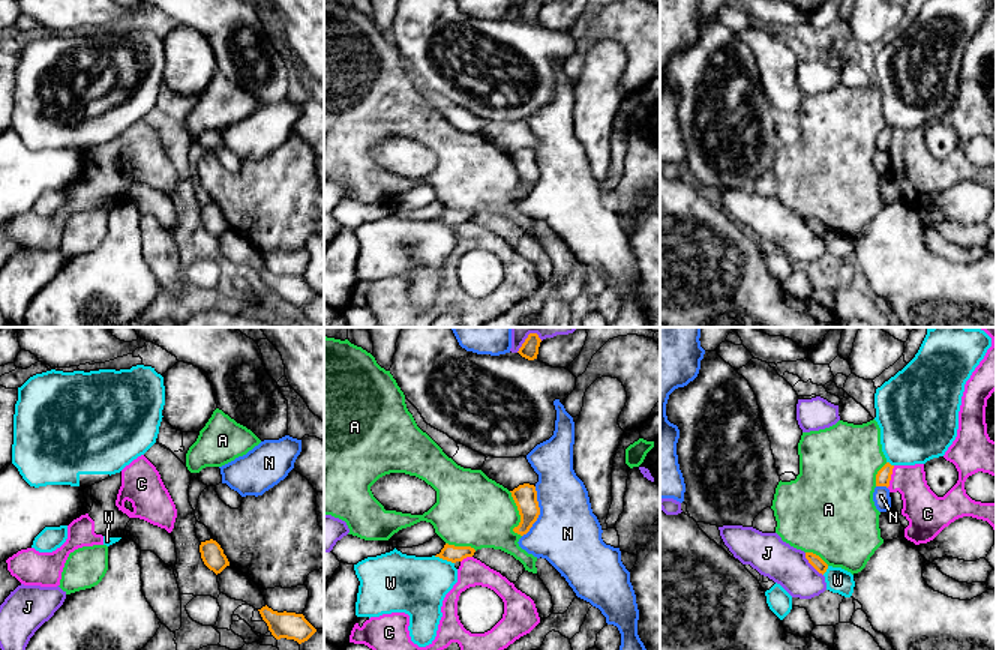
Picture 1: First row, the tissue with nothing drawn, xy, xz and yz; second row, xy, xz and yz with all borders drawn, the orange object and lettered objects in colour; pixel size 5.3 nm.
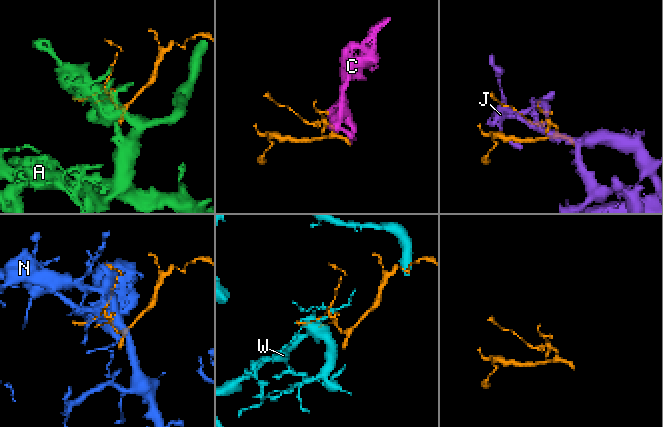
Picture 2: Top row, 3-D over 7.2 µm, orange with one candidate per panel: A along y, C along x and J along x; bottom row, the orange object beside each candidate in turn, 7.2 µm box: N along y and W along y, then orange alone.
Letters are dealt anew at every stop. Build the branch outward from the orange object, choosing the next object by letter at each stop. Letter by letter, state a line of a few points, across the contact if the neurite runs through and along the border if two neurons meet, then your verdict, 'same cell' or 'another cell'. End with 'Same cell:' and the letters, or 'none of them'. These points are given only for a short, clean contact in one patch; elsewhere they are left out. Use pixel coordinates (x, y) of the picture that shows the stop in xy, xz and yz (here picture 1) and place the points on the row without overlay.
A: another cell
C: another cell
J: another cell
N: another cell
W: another cell
Same cell: none of them

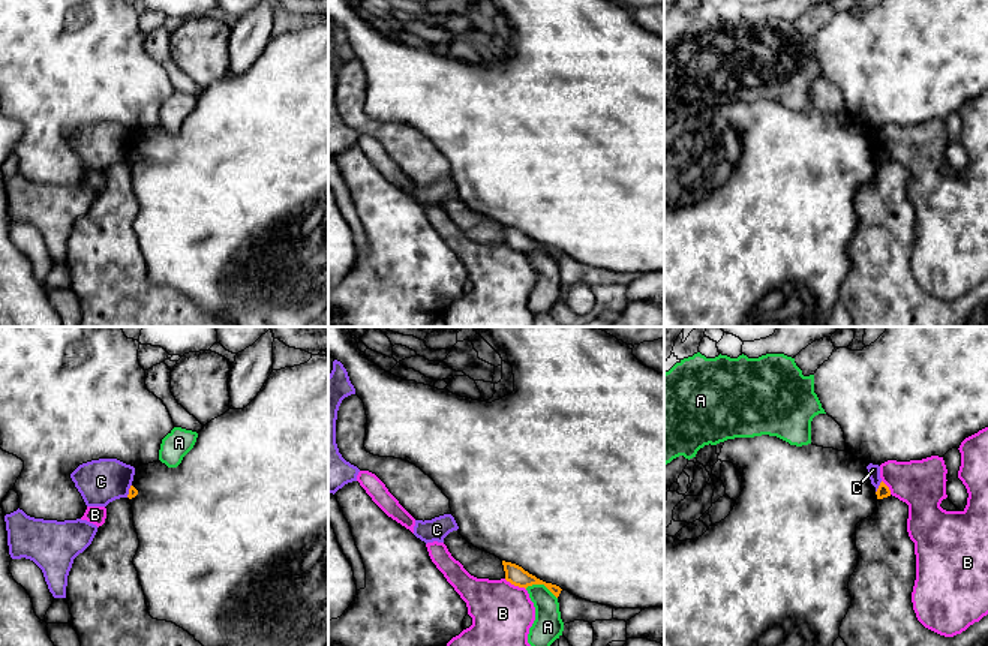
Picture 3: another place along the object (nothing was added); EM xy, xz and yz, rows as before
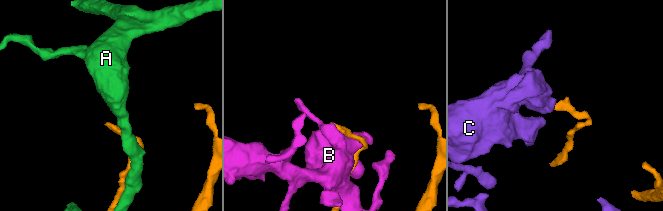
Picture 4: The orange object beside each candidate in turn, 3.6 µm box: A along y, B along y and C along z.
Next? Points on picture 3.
A: another cell
B: another cell
C: line yz (882, 146), (876, 156); another cell
Same cell: none of them

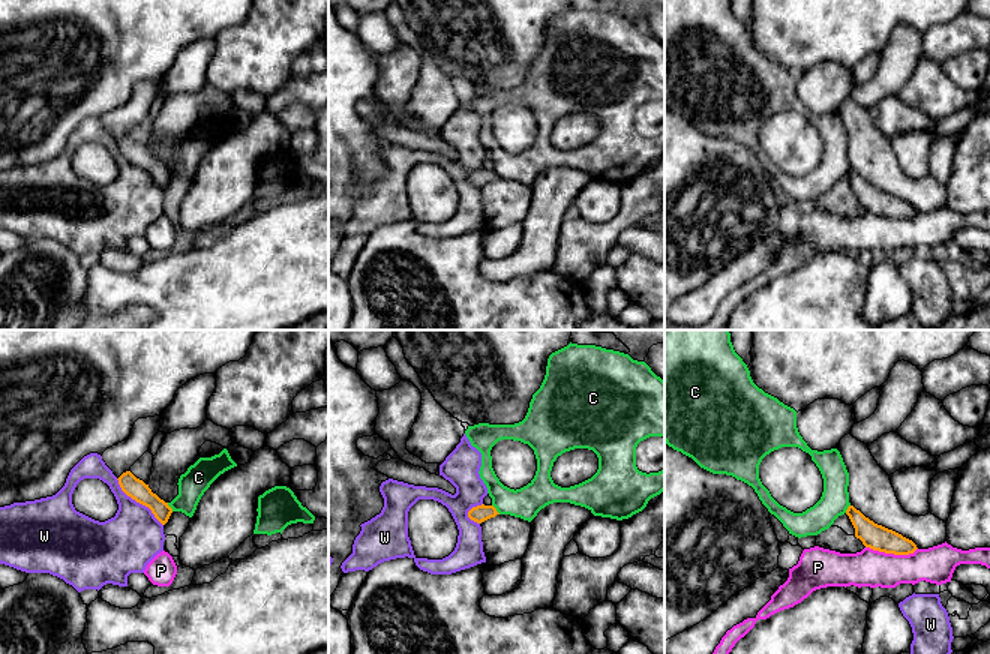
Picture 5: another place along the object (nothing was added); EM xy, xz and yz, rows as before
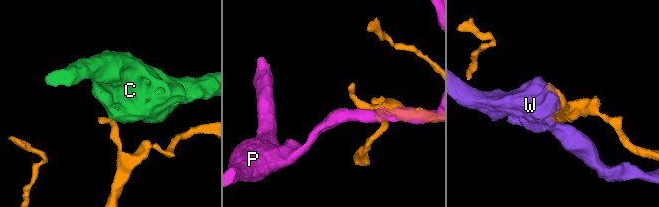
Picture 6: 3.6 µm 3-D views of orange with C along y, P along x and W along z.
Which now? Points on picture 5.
C: line xz (492, 168), (500, 177); another cell
P: another cell
W: another cell
Same cell: none of them

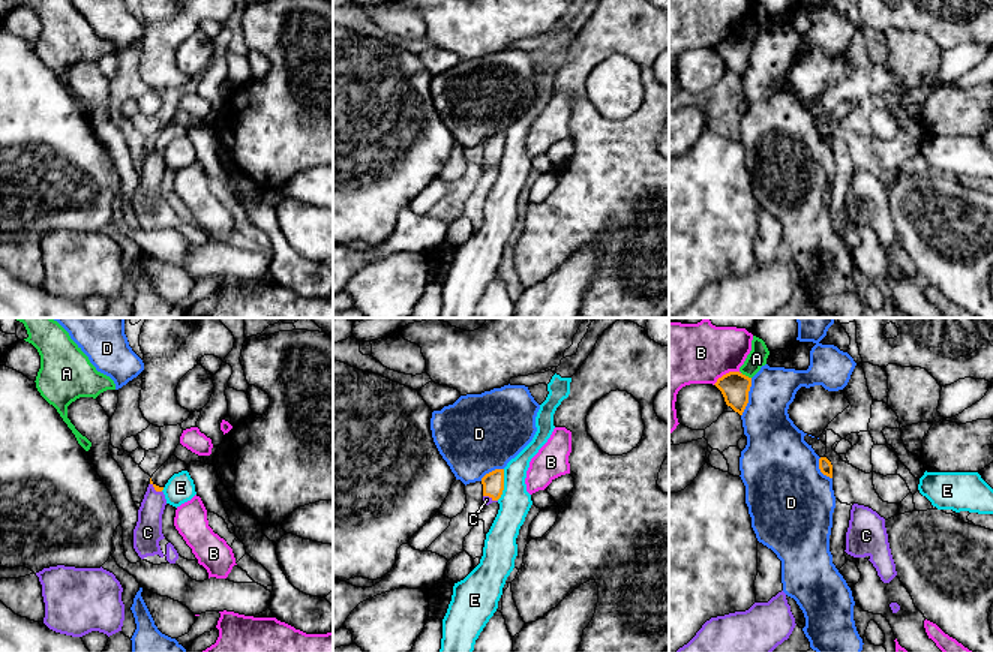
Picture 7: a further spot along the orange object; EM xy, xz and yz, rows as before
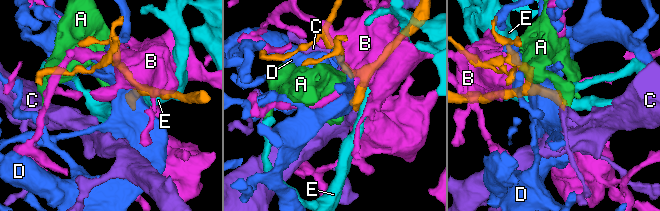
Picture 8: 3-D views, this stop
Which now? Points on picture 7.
A: another cell
B: another cell
C: line xz (492, 147), (491, 161), (486, 164); same cell
D: another cell
E: another cell
Same cell: C

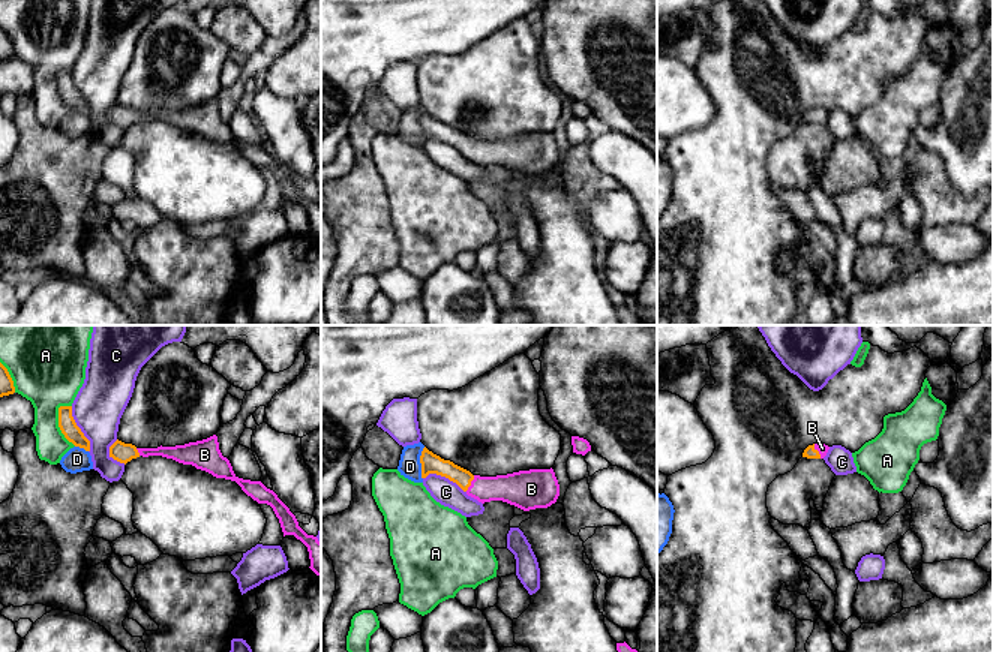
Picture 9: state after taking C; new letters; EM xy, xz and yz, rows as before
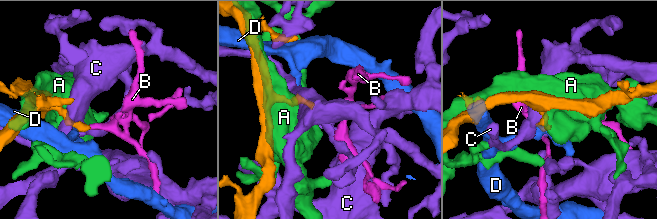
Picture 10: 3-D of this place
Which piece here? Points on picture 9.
A: another cell
B: line xz (431, 128), (447, 132), (470, 147), (477, 152), (515, 153); same cell
C: another cell
D: another cell
Same cell: B

